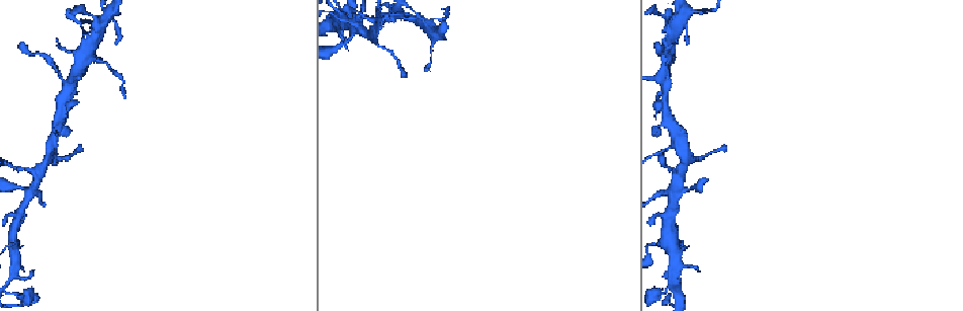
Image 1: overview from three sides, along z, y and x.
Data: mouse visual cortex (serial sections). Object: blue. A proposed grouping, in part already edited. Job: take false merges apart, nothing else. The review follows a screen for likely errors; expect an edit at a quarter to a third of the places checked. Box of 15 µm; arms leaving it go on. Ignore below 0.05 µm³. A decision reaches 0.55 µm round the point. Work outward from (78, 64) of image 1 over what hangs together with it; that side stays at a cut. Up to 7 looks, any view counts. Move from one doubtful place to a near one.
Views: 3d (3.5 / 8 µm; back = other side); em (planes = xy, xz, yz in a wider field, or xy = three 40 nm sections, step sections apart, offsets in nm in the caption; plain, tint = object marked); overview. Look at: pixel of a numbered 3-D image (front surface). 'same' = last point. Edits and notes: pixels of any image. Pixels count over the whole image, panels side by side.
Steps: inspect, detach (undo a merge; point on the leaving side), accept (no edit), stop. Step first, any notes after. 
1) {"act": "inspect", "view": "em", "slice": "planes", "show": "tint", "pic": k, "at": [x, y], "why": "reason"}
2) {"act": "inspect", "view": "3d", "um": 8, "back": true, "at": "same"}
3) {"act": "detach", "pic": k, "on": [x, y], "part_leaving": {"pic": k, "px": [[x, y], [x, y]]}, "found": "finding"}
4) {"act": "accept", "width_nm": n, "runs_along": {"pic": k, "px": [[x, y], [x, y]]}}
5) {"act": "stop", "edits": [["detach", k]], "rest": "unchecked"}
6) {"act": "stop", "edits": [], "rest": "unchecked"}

{"act": "inspect", "view": "3d", "um": 8, "back": true, "pic": 1, "at": [55, 67], "why": "narrows sharply"}

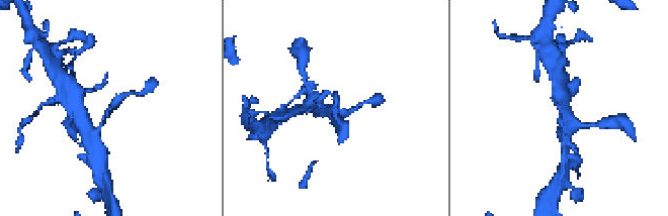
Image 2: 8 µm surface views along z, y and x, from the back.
{"act": "inspect", "view": "em", "slice": "xy", "step": 1, "show": "tint", "pic": 2, "at": [108, 109], "why": "need the tissue"}

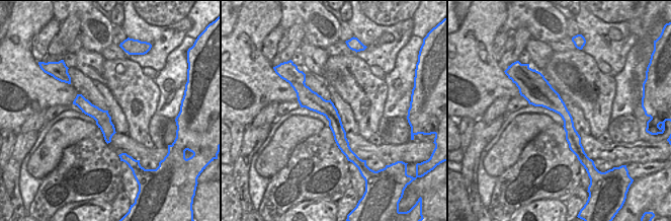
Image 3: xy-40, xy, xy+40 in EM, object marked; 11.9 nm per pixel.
{"act": "accept", "runs_along": {"pic": 3, "px": [[537, 77], [538, 87], [565, 114], [579, 153]]}, "found": "all the same cell"}

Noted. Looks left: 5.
{"act": "inspect", "view": "3d", "um": 3.5, "pic": 1, "at": [418, 21], "why": "small branch off a trunk"}

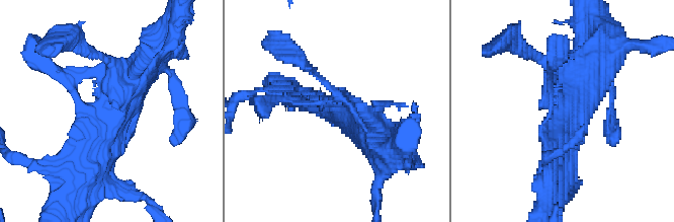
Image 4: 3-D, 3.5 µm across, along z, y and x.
{"act": "inspect", "view": "em", "slice": "xy", "step": 1, "show": "tint", "pic": 4, "at": [343, 111], "why": "shape alone is not enough"}

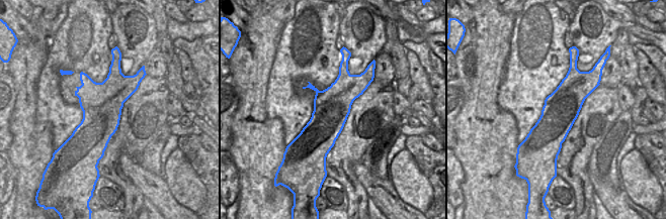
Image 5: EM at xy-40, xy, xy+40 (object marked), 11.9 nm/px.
{"act": "inspect", "view": "em", "slice": "xy", "step": 2, "show": "tint", "at": "same", "why": "cut it another way"}

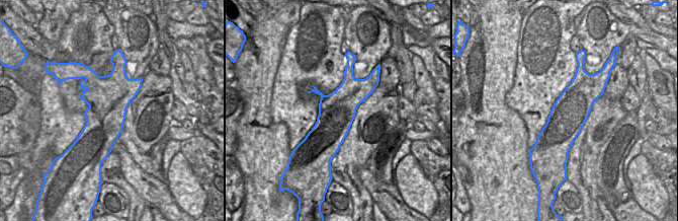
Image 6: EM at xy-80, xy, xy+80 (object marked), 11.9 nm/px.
{"act": "accept", "runs_along": {"pic": 4, "px": [[77, 158], [111, 121], [155, 56]]}, "found": "one cell here"}

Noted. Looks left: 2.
{"act": "inspect", "view": "3d", "um": 3.5, "back": true, "pic": 1, "at": [357, 30], "why": "abrupt turn"}

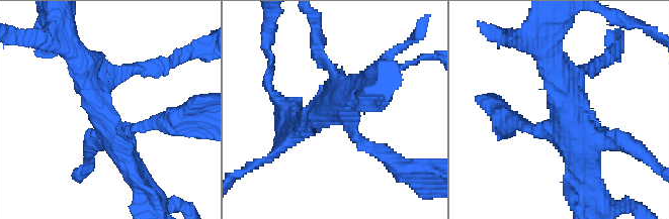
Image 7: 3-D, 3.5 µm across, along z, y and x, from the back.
{"act": "inspect", "view": "em", "slice": "xy", "step": 1, "show": "tint", "pic": 7, "at": [328, 101], "arms": 4, "arm_widths_nm": [200, 200, 350, 400]}

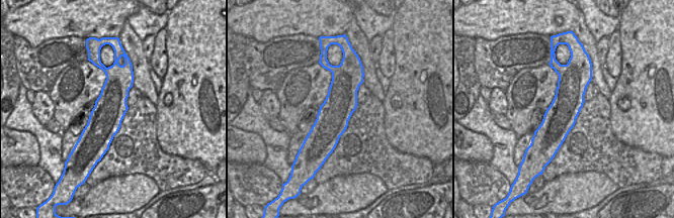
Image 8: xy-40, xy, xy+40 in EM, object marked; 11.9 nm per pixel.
{"act": "accept", "width_nm": 380, "runs_along": {"pic": 7, "px": [[80, 61], [102, 120], [136, 173]]}, "found": "continuous, no second cell"}

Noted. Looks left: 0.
{"act": "stop", "edits": [], "rest": "unchecked"}

